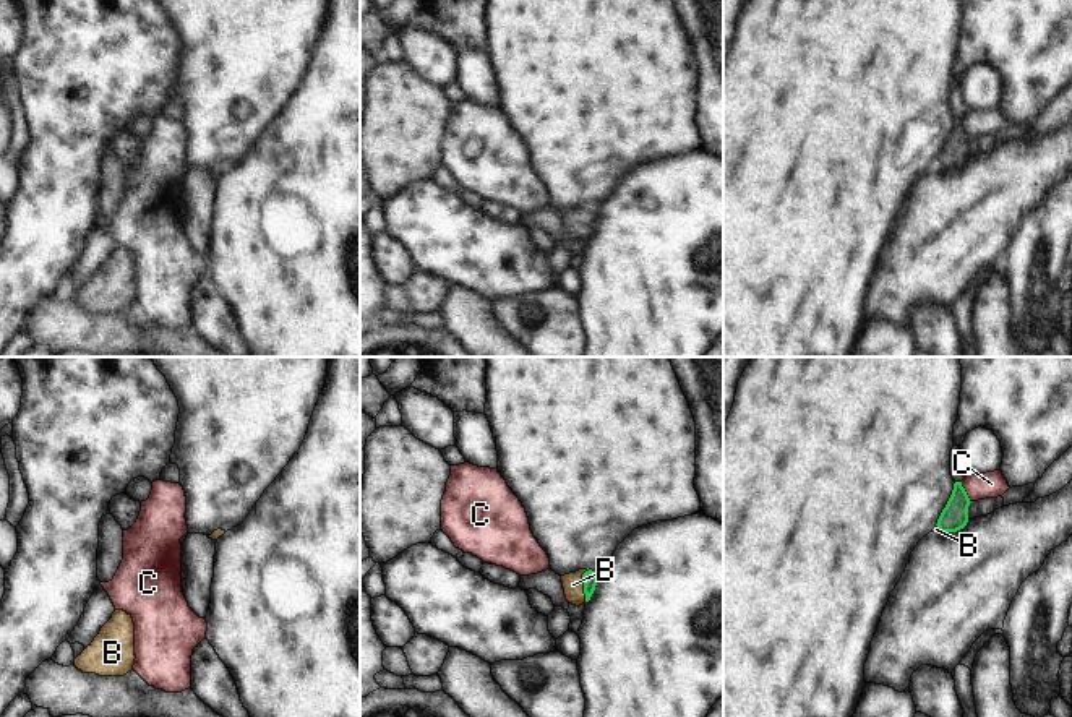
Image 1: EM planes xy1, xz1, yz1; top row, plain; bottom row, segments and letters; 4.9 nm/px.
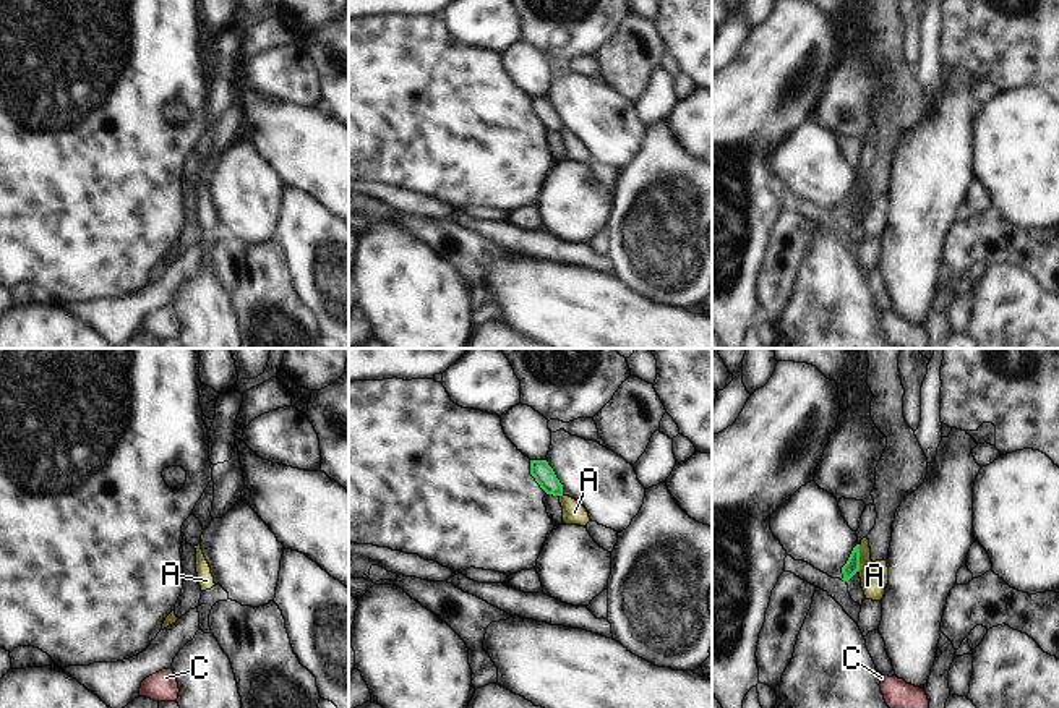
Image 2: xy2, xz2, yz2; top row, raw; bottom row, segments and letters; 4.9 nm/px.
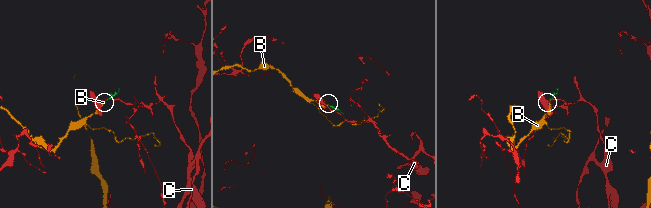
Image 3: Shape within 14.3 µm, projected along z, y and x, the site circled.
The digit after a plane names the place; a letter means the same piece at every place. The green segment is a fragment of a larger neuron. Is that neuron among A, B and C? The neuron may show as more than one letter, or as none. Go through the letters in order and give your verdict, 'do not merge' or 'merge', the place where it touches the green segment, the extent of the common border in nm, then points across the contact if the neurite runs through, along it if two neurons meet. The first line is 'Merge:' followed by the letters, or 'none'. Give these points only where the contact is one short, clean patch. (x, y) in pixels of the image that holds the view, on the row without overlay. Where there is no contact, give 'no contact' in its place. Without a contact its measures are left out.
Merge: B
A: do not merge | yz2 (858, 195) | 140 nm | along yz2 (860, 182), (860, 204), (857, 208)
B: merge | xz1 (584, 223) | 160 nm | across xz1 (589, 214), (584, 223), (573, 221)
C: do not merge | yz1 (965, 128) | 120 nm | along yz1 (960, 119), (970, 138)

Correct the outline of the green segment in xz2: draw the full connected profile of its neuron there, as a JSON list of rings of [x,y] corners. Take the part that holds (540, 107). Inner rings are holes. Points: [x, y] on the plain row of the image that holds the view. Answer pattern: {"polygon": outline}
{"polygon": [[[530,97],[530,112],[547,131],[563,133],[563,122],[547,97]]]}

